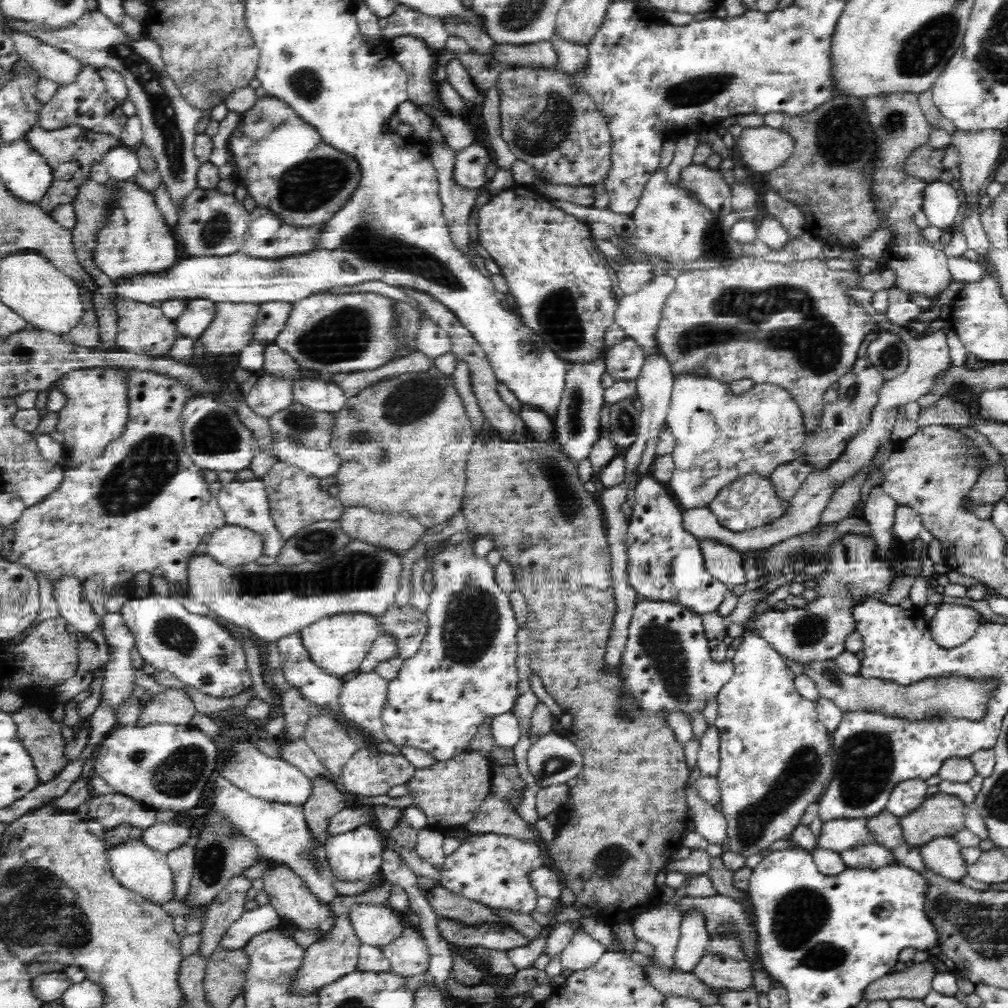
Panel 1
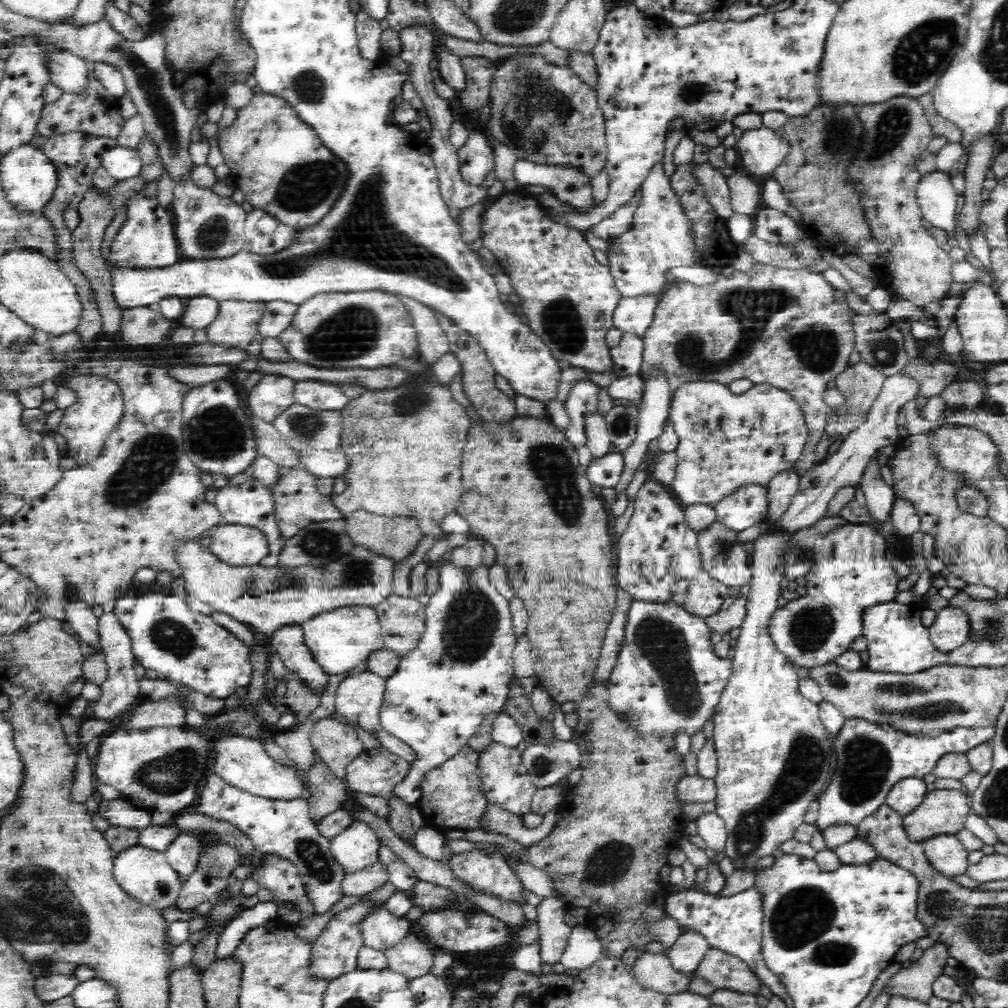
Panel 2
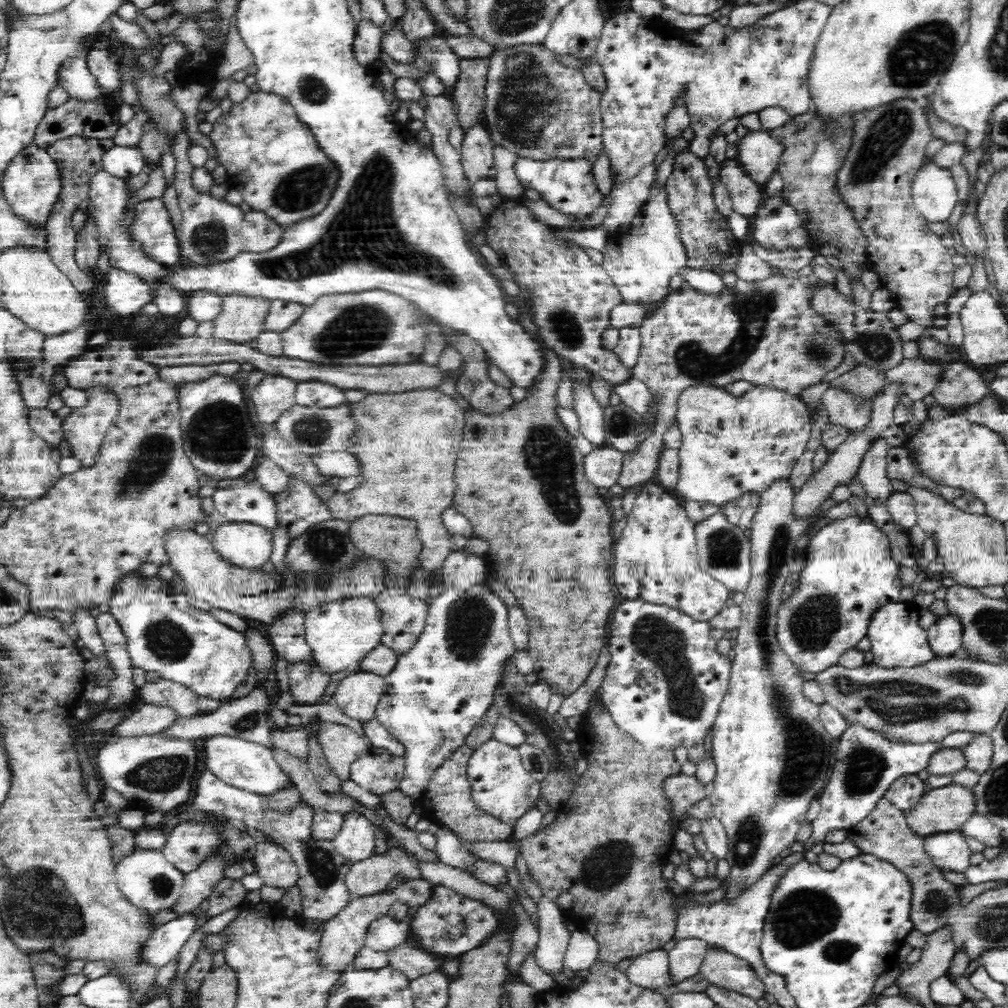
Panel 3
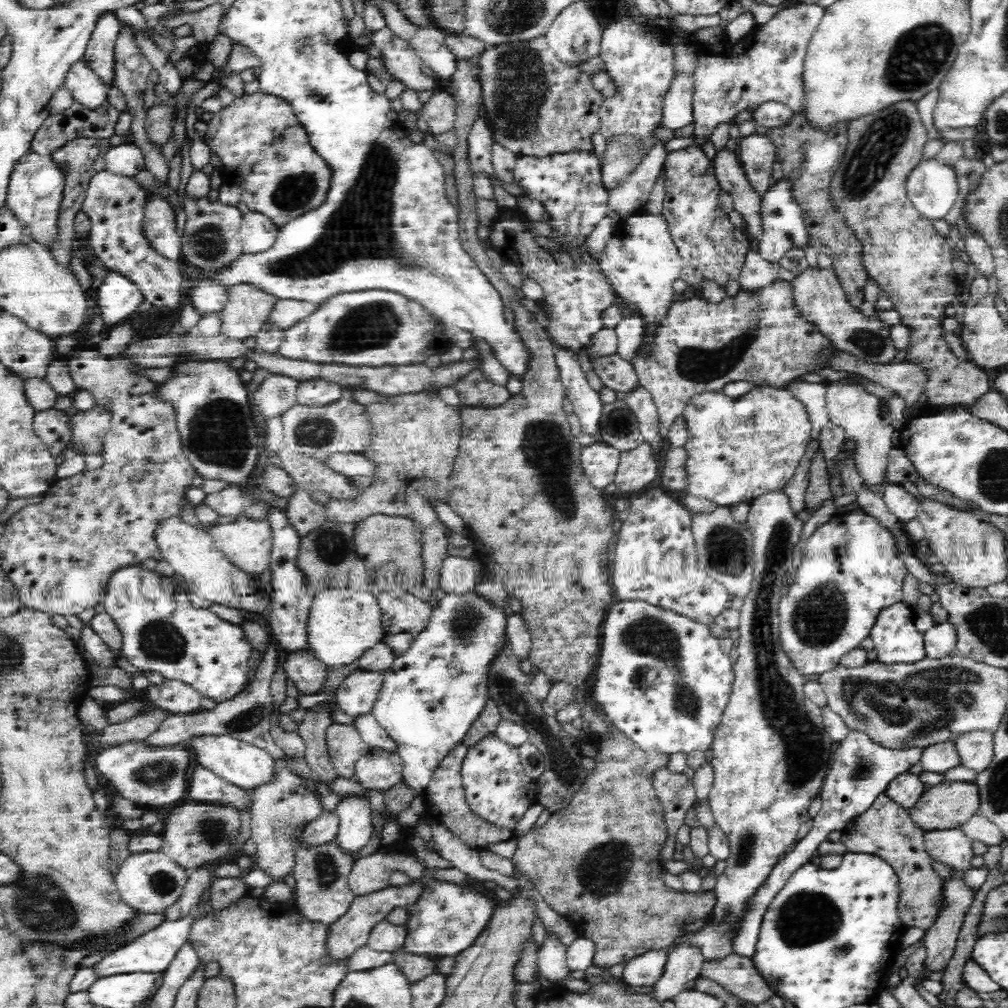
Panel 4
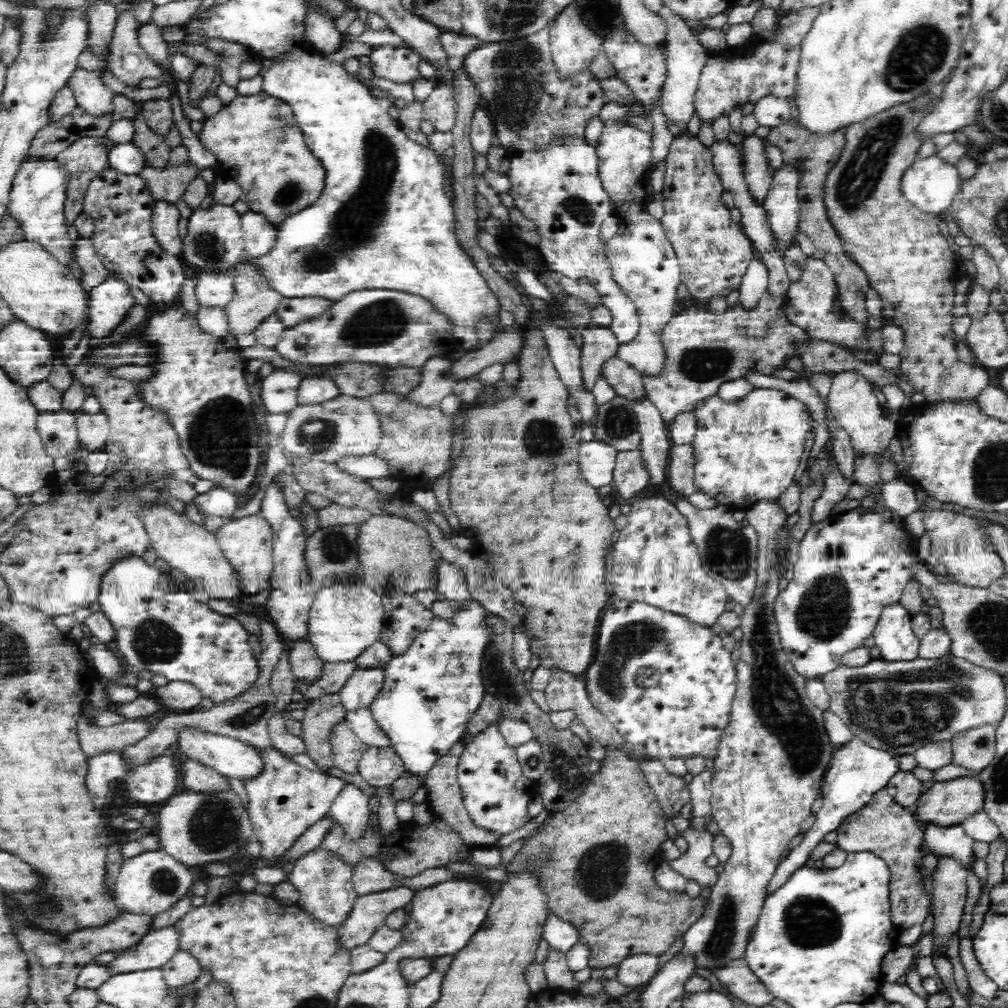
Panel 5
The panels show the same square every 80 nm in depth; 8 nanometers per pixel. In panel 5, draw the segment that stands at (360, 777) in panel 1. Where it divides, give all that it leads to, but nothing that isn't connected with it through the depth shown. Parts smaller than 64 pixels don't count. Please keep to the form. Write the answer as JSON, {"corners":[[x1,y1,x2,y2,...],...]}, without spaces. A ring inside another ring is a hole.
{"corners":[[391,746,367,747,358,765,360,776,374,788,390,786,404,771,404,761]]}

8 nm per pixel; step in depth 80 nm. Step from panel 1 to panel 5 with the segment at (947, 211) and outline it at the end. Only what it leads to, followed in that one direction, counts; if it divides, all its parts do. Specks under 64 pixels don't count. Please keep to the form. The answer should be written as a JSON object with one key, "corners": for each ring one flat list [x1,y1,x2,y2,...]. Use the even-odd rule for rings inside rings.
{"corners":[[933,154,906,168,901,178,901,191,920,211,942,215,951,206,960,182,955,165]]}

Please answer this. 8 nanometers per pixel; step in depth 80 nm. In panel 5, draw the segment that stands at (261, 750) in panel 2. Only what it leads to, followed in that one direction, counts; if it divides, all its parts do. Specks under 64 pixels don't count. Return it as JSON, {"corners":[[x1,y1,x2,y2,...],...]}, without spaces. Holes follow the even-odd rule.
{"corners":[[184,726,182,730,178,730,175,743,177,744,178,752,186,757,214,769,222,776,230,776,230,778,238,778,238,780,242,781,257,777,264,764,260,750,254,749,252,745,247,745,236,738,204,732,192,726]]}

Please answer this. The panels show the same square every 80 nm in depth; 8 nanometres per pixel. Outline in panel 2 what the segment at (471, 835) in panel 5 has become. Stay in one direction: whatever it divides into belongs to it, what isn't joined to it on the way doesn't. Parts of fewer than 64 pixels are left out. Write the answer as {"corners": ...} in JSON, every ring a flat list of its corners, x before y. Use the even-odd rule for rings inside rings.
{"corners":[[468,745,462,746,452,758,428,771,421,784,422,794,417,807,425,816,427,825,431,824,439,830,460,830,464,832,483,830,489,832,483,824,483,818,488,806,480,791,480,777,478,777,478,752]]}

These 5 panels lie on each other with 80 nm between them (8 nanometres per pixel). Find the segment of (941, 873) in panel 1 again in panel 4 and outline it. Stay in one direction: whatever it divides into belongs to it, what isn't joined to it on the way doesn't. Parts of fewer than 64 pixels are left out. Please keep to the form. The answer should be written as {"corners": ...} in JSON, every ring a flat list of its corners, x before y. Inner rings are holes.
{"corners":[[959,826,946,830,926,830,925,847,933,860,953,866,956,870,967,871,971,867,972,840]]}

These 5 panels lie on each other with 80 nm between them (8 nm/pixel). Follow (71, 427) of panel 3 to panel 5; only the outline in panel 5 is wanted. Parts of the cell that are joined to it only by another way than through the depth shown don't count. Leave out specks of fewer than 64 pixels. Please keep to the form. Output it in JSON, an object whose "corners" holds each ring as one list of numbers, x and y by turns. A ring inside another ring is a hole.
{"corners":[[83,414,76,420,78,441,84,443,88,451,104,450,110,430,107,417,103,414]]}

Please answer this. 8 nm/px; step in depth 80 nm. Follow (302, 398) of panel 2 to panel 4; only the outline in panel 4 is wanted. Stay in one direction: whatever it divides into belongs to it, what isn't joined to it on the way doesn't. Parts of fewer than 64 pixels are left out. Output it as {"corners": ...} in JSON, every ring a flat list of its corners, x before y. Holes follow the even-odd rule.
{"corners":[[322,379,299,382,297,403,303,406,327,406,343,395,343,387]]}

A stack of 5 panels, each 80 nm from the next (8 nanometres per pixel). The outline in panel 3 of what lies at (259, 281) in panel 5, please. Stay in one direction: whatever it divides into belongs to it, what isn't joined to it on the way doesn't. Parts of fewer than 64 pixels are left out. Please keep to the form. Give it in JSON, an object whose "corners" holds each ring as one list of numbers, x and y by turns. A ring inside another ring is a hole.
{"corners":[[229,294,223,297,223,307,213,320,213,336,247,344,265,329,264,322,271,301,262,297]]}

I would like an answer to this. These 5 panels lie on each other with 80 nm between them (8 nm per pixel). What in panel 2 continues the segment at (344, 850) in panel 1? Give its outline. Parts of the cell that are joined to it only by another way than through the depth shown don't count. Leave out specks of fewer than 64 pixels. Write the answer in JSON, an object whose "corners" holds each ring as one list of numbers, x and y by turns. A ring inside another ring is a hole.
{"corners":[[356,818,331,838,330,844,331,854,345,874,362,870,378,859,379,839,375,830]]}

